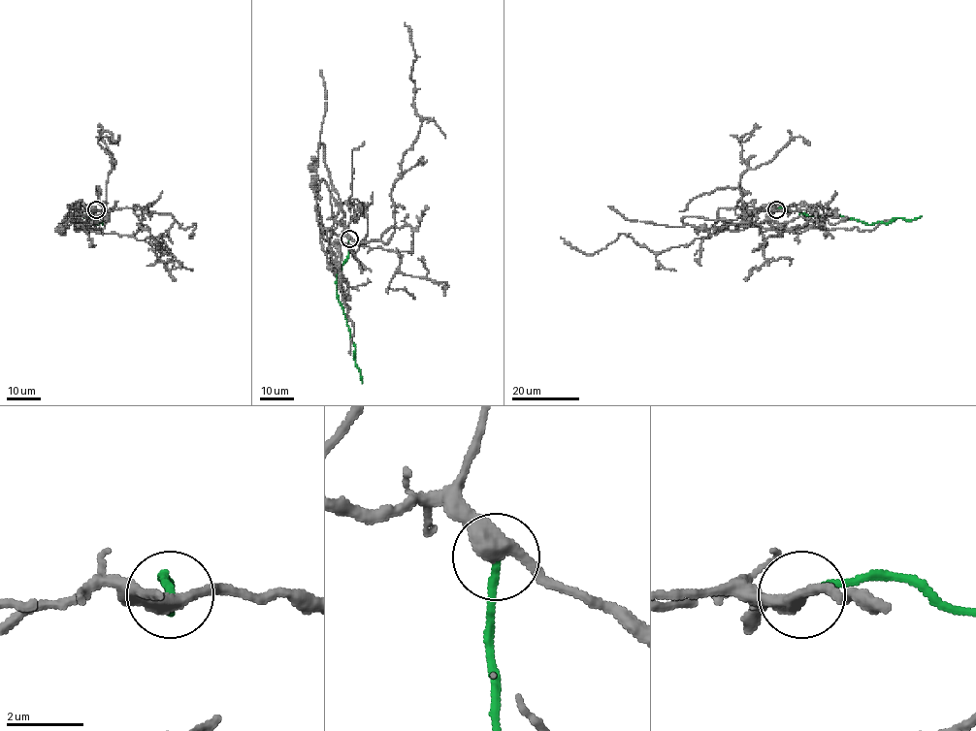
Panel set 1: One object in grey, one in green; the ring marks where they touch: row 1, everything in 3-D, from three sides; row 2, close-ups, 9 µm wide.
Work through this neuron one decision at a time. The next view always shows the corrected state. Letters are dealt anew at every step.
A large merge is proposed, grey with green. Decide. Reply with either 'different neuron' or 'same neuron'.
different neuron

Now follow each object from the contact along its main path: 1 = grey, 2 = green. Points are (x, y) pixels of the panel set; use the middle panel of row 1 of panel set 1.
1: (349, 238), (332, 233), (330, 240), (386, 243), (394, 232), (390, 191), (422, 120), (404, 22)
2: (349, 238), (349, 257), (336, 277), (336, 293), (355, 346), (355, 365), (363, 383)

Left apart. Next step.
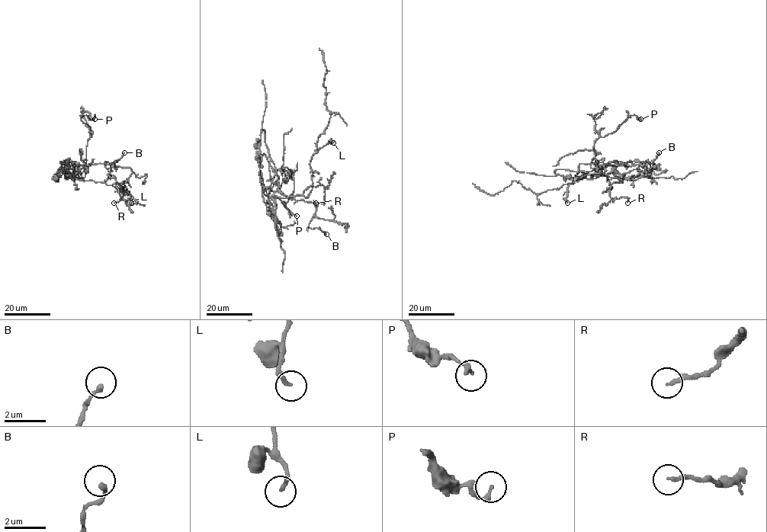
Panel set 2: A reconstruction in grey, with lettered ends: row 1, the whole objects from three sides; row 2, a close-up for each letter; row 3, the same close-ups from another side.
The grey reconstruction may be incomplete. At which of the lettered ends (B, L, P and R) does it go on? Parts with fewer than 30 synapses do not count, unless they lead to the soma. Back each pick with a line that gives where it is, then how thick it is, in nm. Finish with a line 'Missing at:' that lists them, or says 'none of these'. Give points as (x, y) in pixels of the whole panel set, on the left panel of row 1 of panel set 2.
Missing at: none of these

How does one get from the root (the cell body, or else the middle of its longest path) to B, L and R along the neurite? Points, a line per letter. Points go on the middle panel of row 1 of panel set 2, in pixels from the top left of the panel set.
B: (309, 193), (268, 195), (279, 190), (313, 203), (316, 216), (306, 228), (326, 234)
L: (309, 193), (312, 186), (310, 160), (320, 148), (328, 142), (333, 142)
R: (309, 193), (306, 197), (303, 193), (311, 186), (324, 186), (324, 202), (316, 203)

